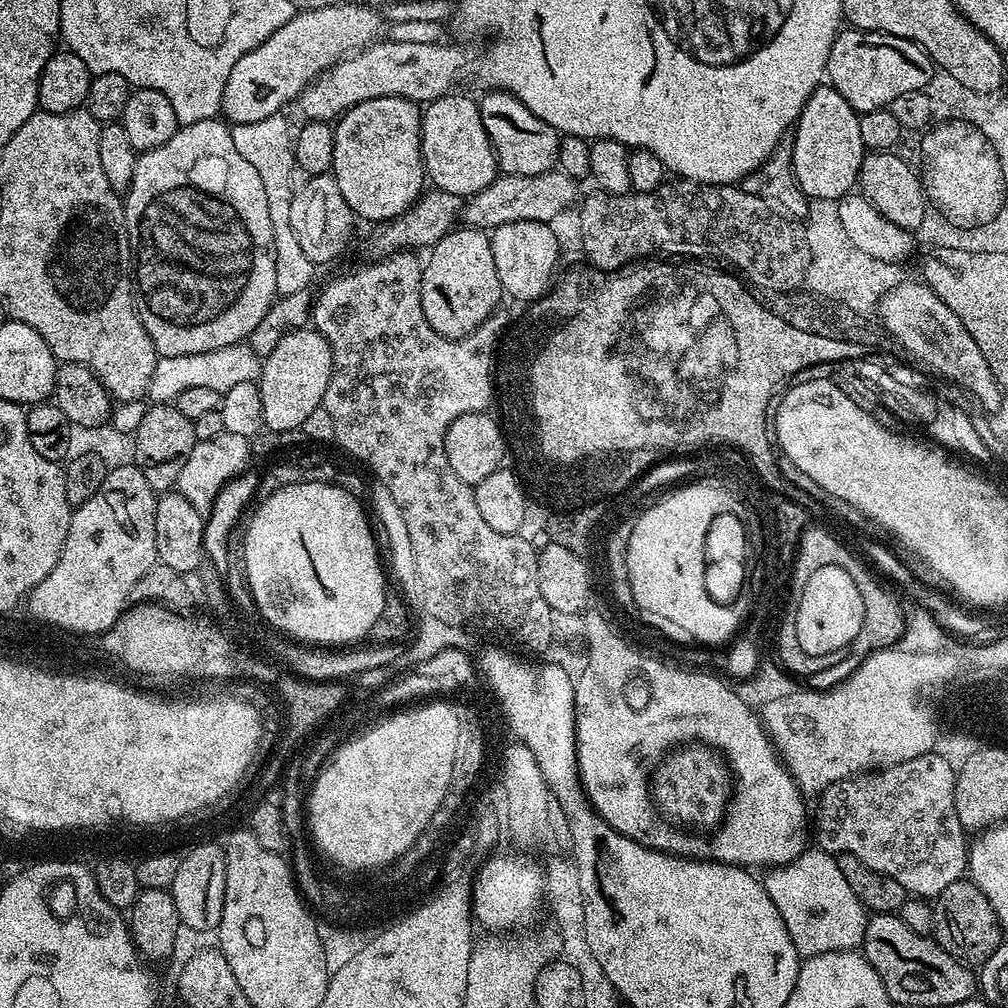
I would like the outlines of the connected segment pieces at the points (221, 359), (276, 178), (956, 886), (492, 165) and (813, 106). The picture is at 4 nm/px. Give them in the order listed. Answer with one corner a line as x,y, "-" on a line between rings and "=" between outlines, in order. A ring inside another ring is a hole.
244,342
216,348
213,352
199,352
189,356
160,356
154,366
148,396
156,402
172,402
178,394
182,394
182,390
190,386
210,386
210,390
218,390
223,394
239,384
253,383
261,375
261,367
261,357
=
277,114
257,124
232,124
230,139
232,146
258,170
258,178
262,178
262,186
266,189
266,206
270,206
270,222
274,226
274,246
276,247
276,290
280,296
289,296
305,291
312,280
314,266
306,254
302,254
302,246
298,246
298,238
294,238
294,229
290,227
290,202
294,191
292,172
297,171
294,155
294,140
288,136
288,124
283,115
=
971,879
955,880
942,894
934,897
934,939
950,954
965,962
983,962
992,957
994,950
1005,939
1005,929
1000,927
1000,919
986,894
=
456,95
441,96
440,99
431,101
423,109
420,151
427,179
435,187
446,190
450,194
458,194
467,198
473,196
475,192
481,192
486,186
490,186
490,182
495,180
498,175
498,165
496,163
496,153
492,150
490,138
482,126
479,103
475,99
471,100
468,96
=
821,86
812,93
812,97
804,103
804,109
800,111
800,119
794,125
796,141
792,144
792,165
800,189
809,198
834,199
839,201
849,195
857,187
860,167
866,155
866,149
862,146
862,138
858,131
860,117
855,108
851,108
842,94
838,94
831,86

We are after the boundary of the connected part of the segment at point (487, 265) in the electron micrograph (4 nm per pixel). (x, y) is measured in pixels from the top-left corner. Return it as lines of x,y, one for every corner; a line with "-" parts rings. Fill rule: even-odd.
457,227
435,244
430,255
432,257
426,260
420,277
420,297
426,322
430,322
430,326
438,334
451,340
462,340
465,336
471,336
477,328
482,326
482,322
489,320
499,309
496,307
500,304
502,289
498,270
494,270
494,254
489,233
479,228

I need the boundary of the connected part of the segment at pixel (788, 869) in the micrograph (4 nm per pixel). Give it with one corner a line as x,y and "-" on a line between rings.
808,846
795,860
773,867
769,872
772,873
763,877
762,883
801,957
816,956
826,951
856,950
863,945
866,909
854,890
850,890
850,882
846,882
842,870
838,870
838,862
833,853
825,852
819,846

